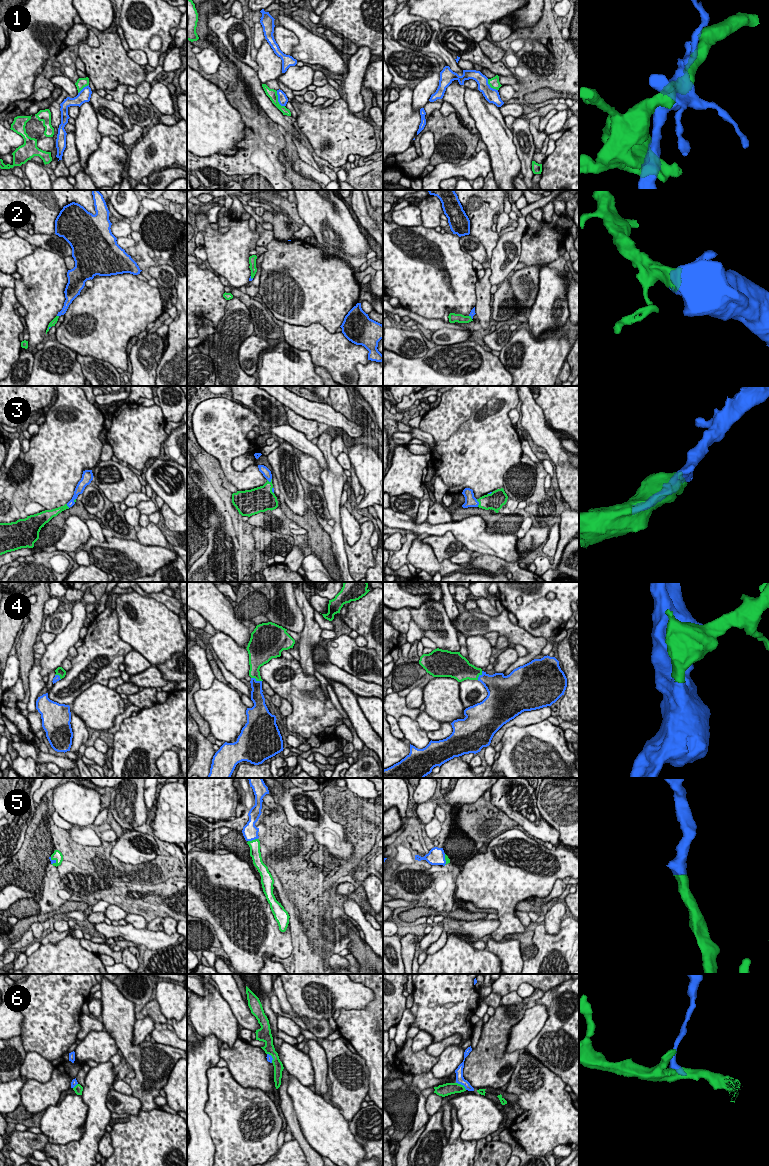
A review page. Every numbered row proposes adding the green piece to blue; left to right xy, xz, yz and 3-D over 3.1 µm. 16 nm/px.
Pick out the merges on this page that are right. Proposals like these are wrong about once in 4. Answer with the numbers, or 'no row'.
2, 3, 4, 5

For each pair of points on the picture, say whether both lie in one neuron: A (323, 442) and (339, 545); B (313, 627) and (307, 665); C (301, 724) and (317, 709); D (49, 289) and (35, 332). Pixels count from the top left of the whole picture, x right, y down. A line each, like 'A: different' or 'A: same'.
A: same
B: same
C: same
D: same

